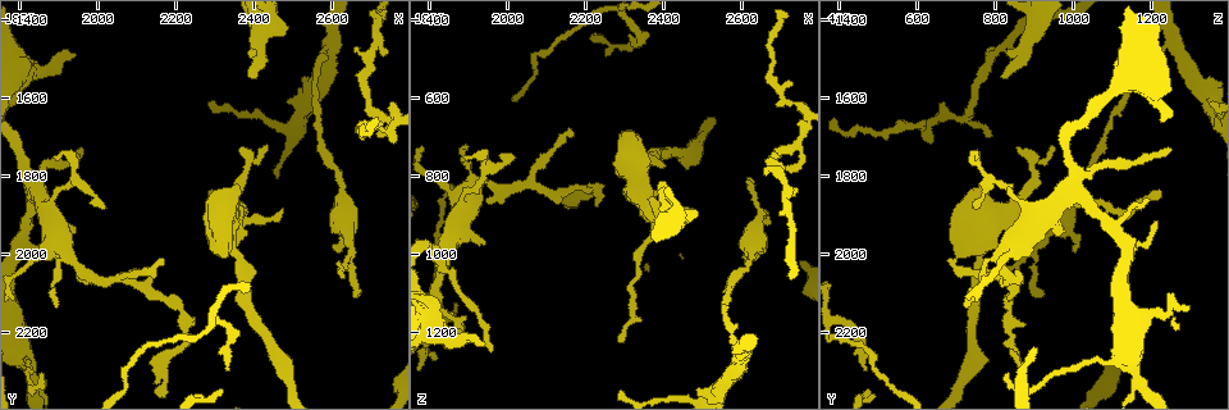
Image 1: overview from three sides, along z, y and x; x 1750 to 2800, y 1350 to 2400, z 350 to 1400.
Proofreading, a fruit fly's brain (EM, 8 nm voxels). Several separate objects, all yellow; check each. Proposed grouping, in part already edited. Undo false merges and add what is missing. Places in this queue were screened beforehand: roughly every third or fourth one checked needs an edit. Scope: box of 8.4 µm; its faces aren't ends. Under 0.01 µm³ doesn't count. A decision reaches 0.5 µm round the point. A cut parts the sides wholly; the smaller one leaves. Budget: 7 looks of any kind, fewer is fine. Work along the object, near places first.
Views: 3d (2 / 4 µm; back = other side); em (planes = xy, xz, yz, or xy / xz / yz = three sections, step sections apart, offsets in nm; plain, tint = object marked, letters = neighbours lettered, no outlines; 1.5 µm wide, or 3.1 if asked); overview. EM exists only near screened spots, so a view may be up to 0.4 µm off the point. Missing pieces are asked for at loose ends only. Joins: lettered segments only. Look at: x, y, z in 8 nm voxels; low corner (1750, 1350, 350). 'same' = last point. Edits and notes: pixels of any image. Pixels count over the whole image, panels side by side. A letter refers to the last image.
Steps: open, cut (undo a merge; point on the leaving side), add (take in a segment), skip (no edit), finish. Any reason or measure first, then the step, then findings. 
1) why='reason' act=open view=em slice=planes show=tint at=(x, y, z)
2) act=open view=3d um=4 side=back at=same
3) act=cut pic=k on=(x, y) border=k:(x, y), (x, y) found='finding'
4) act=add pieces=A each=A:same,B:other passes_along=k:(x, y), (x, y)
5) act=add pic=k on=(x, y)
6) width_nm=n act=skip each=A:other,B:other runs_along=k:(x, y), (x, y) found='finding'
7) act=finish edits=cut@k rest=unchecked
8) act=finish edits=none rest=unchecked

act=open view=em slice=planes show=plain at=(2295, 1840, 1225)

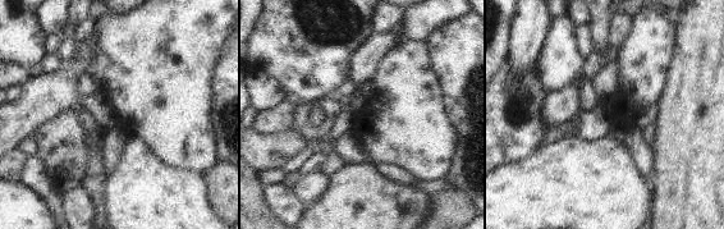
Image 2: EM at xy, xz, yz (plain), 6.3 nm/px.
act=open view=em slice=planes show=tint at=same

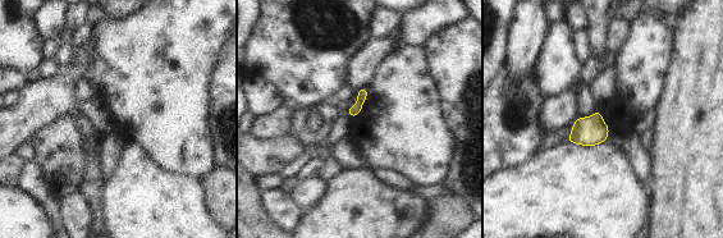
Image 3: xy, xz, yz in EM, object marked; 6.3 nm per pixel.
act=open view=em slice=planes show=letters at=same

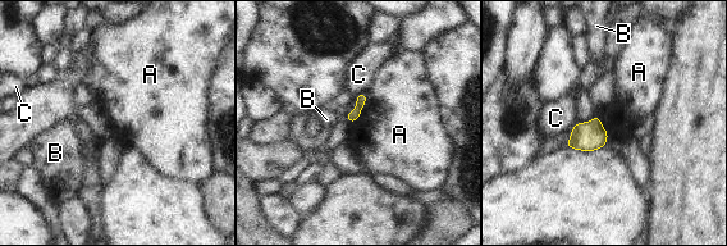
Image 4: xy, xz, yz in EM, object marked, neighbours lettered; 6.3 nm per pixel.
act=skip each=A:other,B:other,C:other border=4:(366, 92), (360, 115), (350, 124) found='none of them fits'

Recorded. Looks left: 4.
why='thick end' act=open view=3d um=4 side=back at=(1945, 1940, 975)

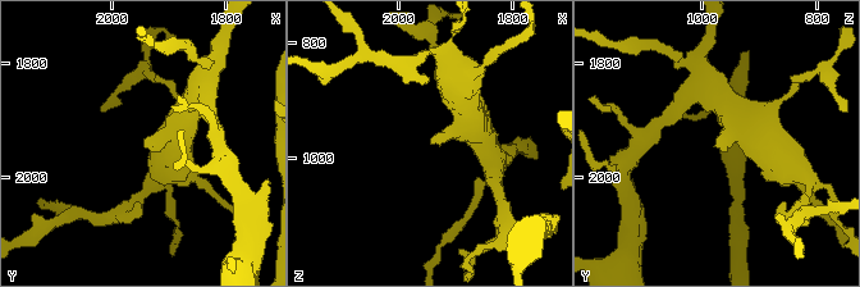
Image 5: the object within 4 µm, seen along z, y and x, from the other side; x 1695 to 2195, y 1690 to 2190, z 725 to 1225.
why='shape alone is not enough' act=open view=em slice=planes show=letters at=(1945, 1940, 970)

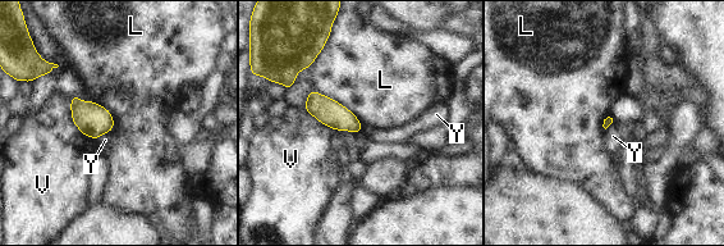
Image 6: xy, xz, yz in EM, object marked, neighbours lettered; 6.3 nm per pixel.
act=skip each=L:other,V:other,Y:other found='none of them fits'

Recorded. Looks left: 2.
why='abrupt turn' act=open view=em slice=xy step=4 show=tint at=(2595, 1460, 1250)

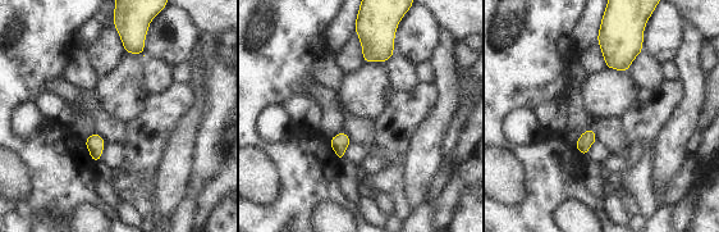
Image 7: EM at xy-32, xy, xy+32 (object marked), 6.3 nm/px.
act=open view=em slice=planes show=letters at=same

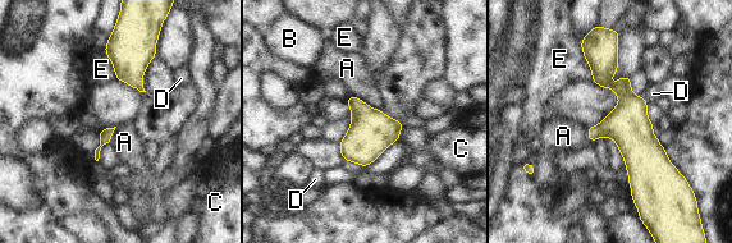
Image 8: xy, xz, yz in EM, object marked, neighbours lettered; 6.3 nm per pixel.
act=skip each=A:other,B:other,C:other,D:other,E:other border=8:(350, 95), (380, 110) found='all the same neuron'

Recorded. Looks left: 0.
act=finish edits=none rest=unchecked

